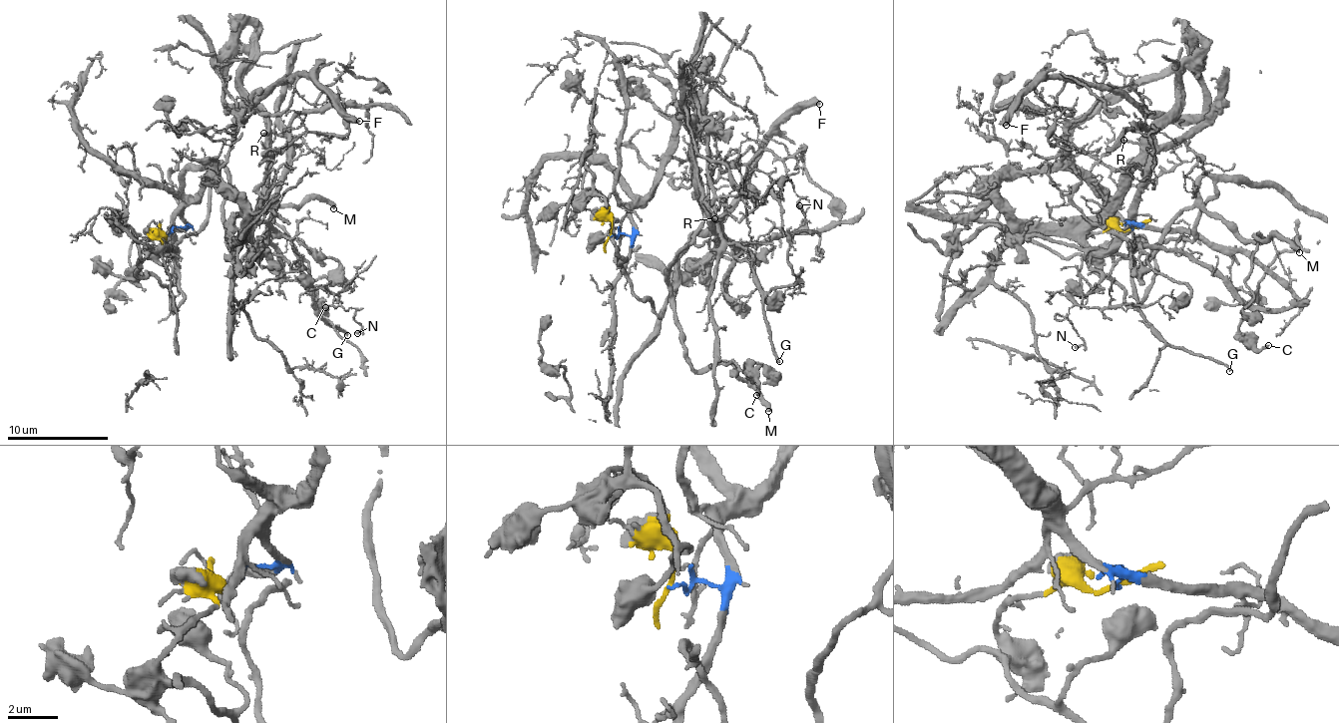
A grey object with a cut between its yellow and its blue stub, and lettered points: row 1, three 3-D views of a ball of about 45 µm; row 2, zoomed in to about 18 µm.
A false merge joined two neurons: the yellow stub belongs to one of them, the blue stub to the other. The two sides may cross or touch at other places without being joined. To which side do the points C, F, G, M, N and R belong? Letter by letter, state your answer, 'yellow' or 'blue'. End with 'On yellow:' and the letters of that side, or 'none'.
C: yellow
F: blue
G: blue
M: yellow
N: blue
R: blue
On yellow: C, M

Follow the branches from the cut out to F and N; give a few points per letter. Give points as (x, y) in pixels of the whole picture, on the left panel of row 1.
F: (167, 234), (187, 224), (183, 209), (225, 159), (237, 117), (277, 113), (301, 75), (359, 120)
N: (167, 234), (214, 179), (242, 209), (257, 260), (325, 288), (356, 311), (356, 333)

